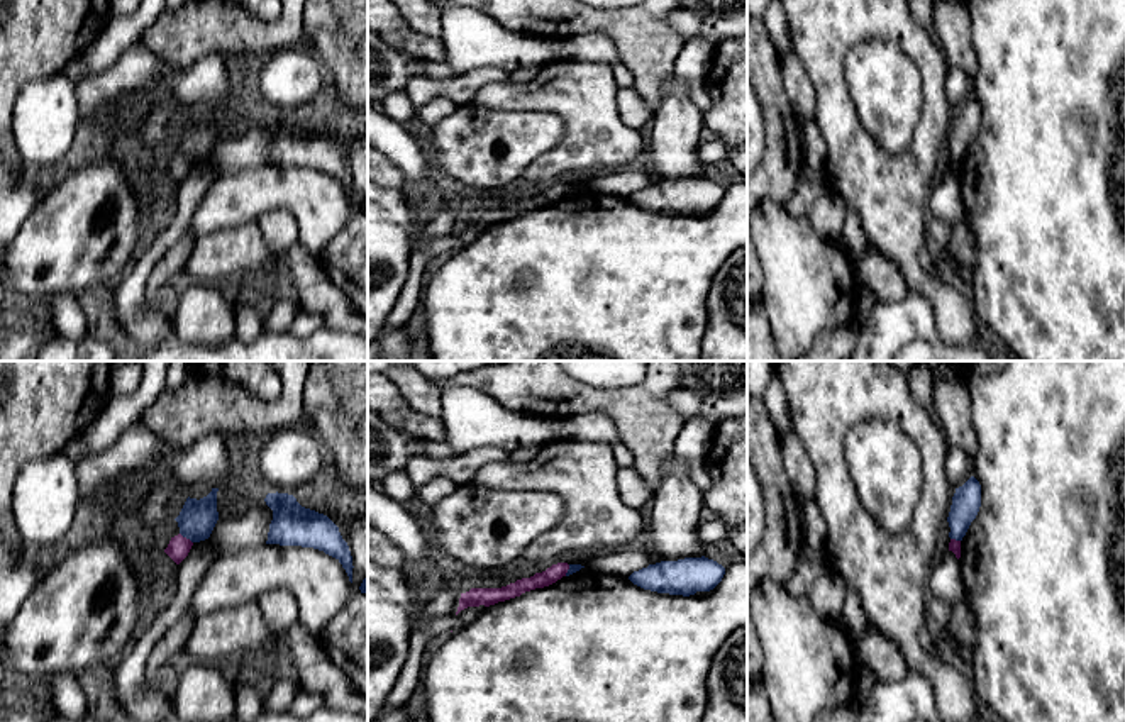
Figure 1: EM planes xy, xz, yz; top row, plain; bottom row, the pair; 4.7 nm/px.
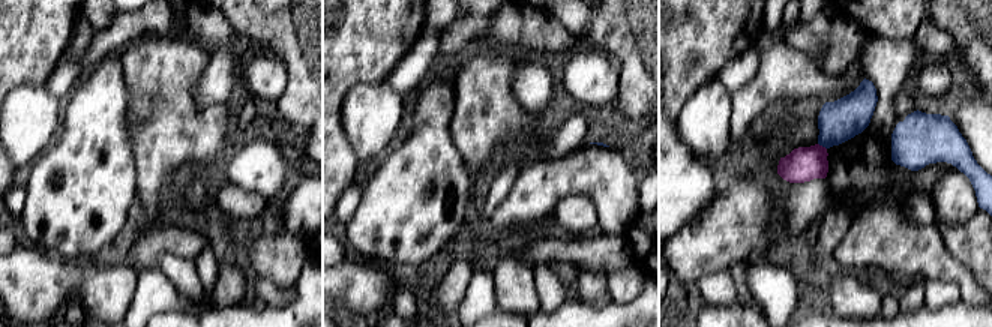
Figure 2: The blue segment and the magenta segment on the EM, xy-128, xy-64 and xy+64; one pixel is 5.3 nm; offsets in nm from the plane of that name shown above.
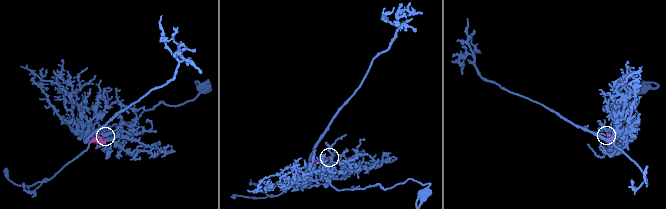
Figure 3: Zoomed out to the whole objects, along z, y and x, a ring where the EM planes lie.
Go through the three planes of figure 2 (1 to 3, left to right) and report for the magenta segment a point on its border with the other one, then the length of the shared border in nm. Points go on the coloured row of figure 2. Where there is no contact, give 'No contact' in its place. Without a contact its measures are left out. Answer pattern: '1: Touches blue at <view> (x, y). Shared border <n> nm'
1: No contact
2: No contact
3: Touches blue at xy+64 (823, 146). Shared border 60 nm

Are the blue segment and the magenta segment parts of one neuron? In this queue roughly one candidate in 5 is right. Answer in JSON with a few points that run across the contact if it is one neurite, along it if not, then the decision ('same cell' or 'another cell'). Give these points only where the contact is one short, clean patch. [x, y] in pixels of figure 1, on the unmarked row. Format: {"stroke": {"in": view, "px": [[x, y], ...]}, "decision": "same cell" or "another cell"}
{"stroke": {"in": "xy", "px": [[180, 153], [192, 163]]}, "decision": "another cell"}

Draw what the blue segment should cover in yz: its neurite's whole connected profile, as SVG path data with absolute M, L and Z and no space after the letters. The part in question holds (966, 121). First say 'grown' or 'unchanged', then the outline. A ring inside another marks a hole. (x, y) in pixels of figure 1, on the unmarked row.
unchanged; M971 97L962 107L956 108L950 132L947 137L950 153L949 158L962 161L971 142L976 139L981 127L981 105Z

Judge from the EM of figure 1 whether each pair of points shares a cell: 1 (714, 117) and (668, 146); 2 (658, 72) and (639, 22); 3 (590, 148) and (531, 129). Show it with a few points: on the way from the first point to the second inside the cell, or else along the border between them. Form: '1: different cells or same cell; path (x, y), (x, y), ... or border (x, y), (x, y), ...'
1: different cells; border (702, 112), (703, 124)
2: same cell; path (651, 60), (642, 34)
3: different cells; border (558, 114), (563, 122), (563, 138), (529, 163)

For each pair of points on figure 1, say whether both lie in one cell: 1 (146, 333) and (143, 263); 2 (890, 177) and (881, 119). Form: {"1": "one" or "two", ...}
{"1": "one", "2": "two"}

